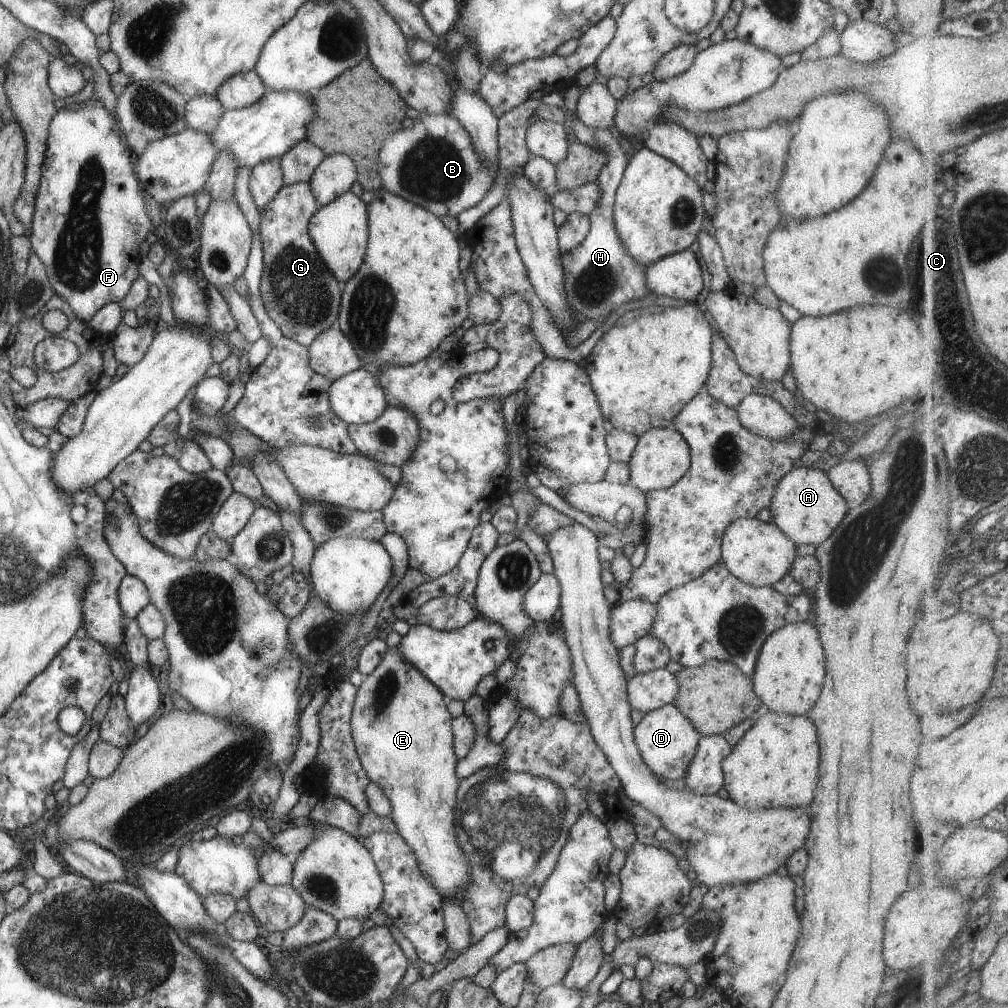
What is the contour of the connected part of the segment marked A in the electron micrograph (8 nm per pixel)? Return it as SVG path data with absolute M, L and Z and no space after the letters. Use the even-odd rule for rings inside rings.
M803 465L793 468L780 479L769 507L772 512L771 522L774 522L796 545L818 546L821 542L828 540L828 537L844 520L850 506L834 488L826 472Z

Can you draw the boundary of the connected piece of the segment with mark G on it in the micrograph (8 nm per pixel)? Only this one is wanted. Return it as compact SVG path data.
M294 182L284 184L274 200L260 210L264 258L260 292L264 308L285 337L306 347L320 332L336 325L343 295L342 285L330 272L308 232L310 218L319 207L309 182Z

